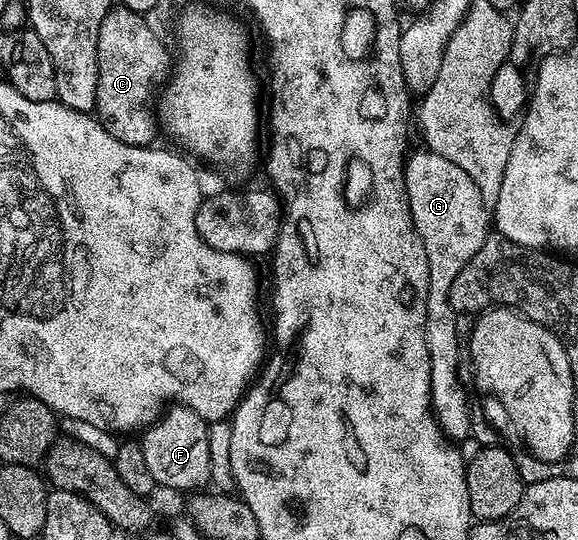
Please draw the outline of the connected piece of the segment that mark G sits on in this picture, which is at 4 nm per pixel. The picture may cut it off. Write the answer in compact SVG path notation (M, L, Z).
M420 150L405 161L405 189L415 230L427 250L429 289L427 290L427 322L425 341L431 358L431 402L437 425L454 442L469 440L471 403L457 377L457 363L463 360L463 336L457 333L458 313L453 310L451 286L455 278L475 258L479 246L491 235L491 212L479 194L479 186L471 182L455 162L447 162L443 154Z

